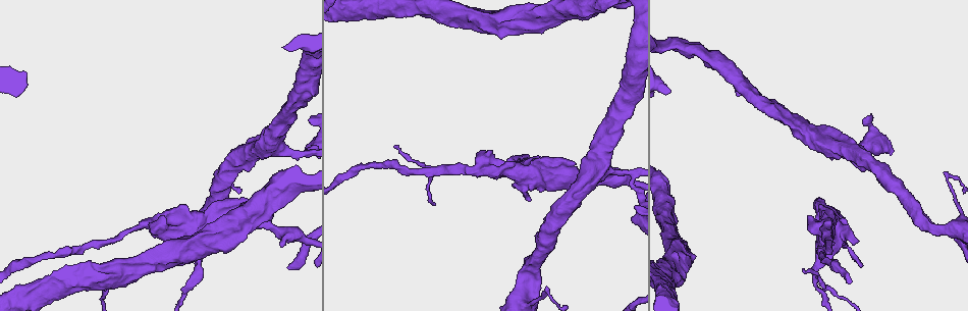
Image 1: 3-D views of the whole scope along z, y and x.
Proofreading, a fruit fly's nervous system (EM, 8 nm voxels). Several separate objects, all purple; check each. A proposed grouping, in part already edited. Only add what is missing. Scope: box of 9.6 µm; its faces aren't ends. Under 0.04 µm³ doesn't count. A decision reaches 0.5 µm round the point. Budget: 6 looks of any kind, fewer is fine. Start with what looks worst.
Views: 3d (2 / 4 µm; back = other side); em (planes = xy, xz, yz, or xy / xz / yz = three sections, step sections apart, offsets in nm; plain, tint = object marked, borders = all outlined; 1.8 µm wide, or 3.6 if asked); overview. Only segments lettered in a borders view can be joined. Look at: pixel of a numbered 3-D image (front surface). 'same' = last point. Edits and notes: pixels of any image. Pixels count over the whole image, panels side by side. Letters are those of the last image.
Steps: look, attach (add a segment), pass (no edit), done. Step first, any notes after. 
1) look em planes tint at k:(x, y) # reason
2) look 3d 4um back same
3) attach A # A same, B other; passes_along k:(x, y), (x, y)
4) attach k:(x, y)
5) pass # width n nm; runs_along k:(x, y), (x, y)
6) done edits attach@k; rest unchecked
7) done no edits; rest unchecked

look em planes plain at 1:(574, 162) # branch stops here

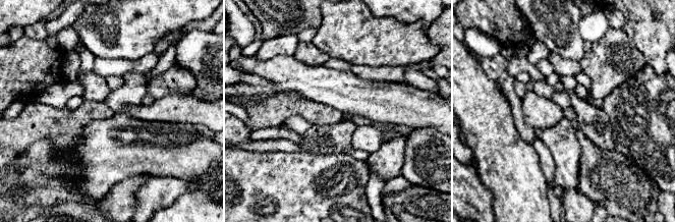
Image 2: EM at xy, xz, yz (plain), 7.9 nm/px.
look em planes borders same # see the neighbours

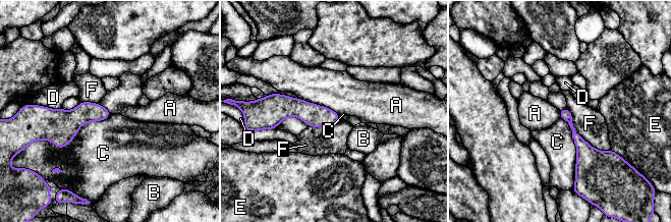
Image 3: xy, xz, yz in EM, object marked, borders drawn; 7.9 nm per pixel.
pass # A other, B other, C other, D other, E other, F other; border 3:(299, 98), (328, 107), (339, 114); no lettered segment goes on from it

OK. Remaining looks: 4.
look em planes borders at 1:(666, 251) # stops while still wide

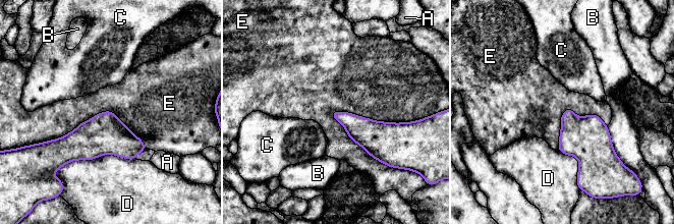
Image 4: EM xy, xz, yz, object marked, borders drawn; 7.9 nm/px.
pass # longest_contact E 600 nm; A other, B other, C other, D other, E other; border 4:(330, 112), (406, 121); none of them fits

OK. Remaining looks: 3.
look 3d 2um at 1:(554, 18) # thick end

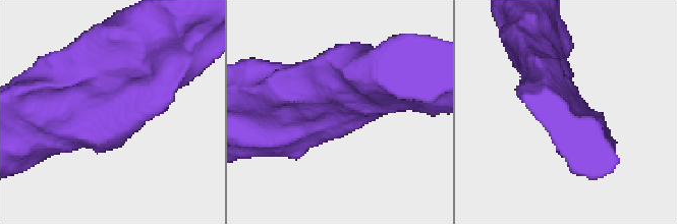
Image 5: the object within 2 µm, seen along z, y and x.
look em planes borders at 5:(118, 145)

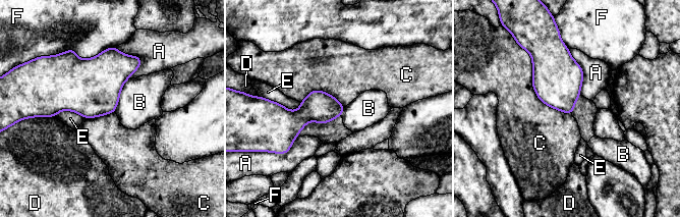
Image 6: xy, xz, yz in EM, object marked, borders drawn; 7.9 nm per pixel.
pass # width 240 nm; A other, B other, C other, D other, E other, F other; border 6:(527, 51), (535, 95), (571, 114); no lettered segment goes on from it

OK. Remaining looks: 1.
done no edits; rest unchecked

